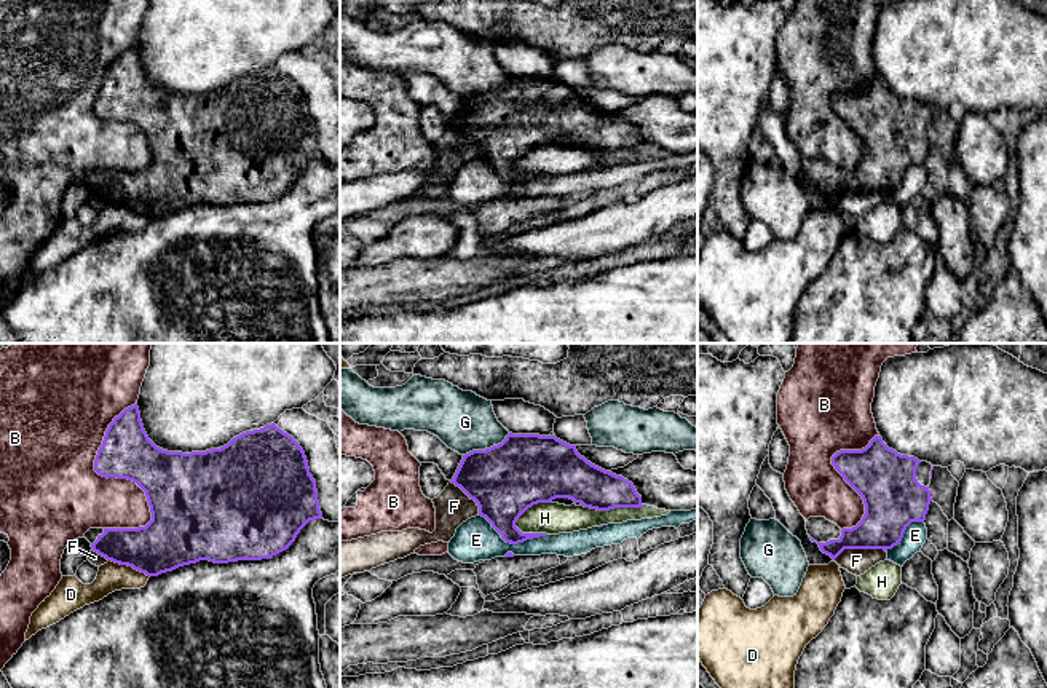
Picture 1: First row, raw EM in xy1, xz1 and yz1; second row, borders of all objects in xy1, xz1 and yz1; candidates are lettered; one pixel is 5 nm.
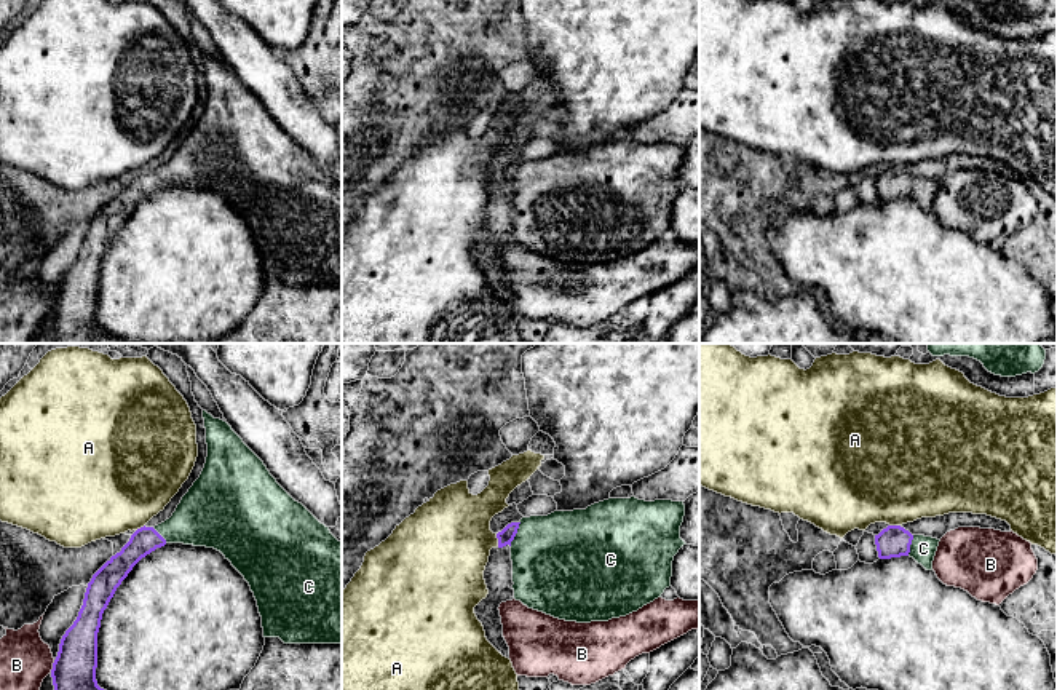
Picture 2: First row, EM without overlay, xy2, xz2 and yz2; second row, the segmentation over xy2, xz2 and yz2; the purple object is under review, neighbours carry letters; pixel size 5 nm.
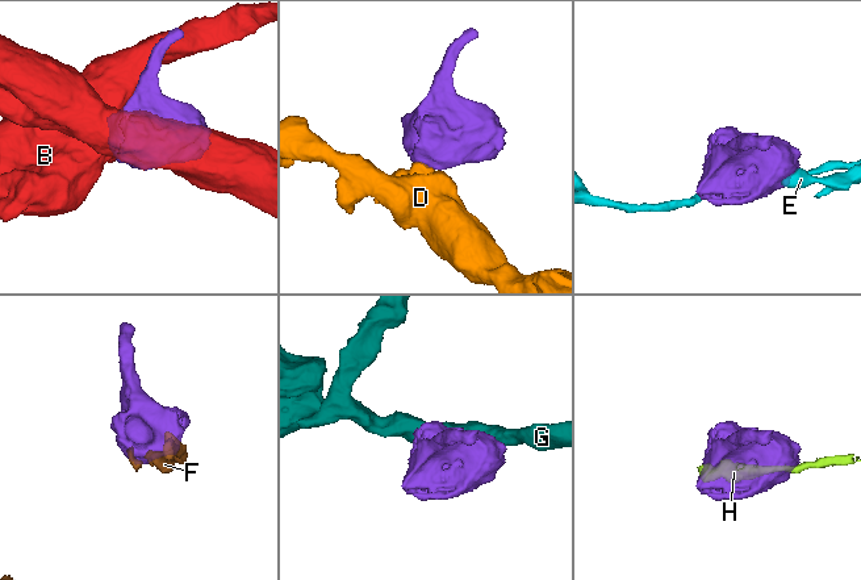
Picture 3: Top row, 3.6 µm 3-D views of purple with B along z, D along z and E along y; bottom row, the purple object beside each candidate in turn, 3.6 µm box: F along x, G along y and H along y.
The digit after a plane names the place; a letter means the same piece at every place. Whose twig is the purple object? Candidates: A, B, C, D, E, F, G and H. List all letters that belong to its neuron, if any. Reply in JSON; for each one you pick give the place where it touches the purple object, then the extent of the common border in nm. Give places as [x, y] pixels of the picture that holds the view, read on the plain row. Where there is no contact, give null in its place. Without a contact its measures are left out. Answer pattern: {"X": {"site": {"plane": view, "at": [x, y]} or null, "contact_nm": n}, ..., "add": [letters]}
{"C": {"site": {"plane": "xz2", "at": [516, 174]}, "contact_nm": 130}, "add": ["C"]}

